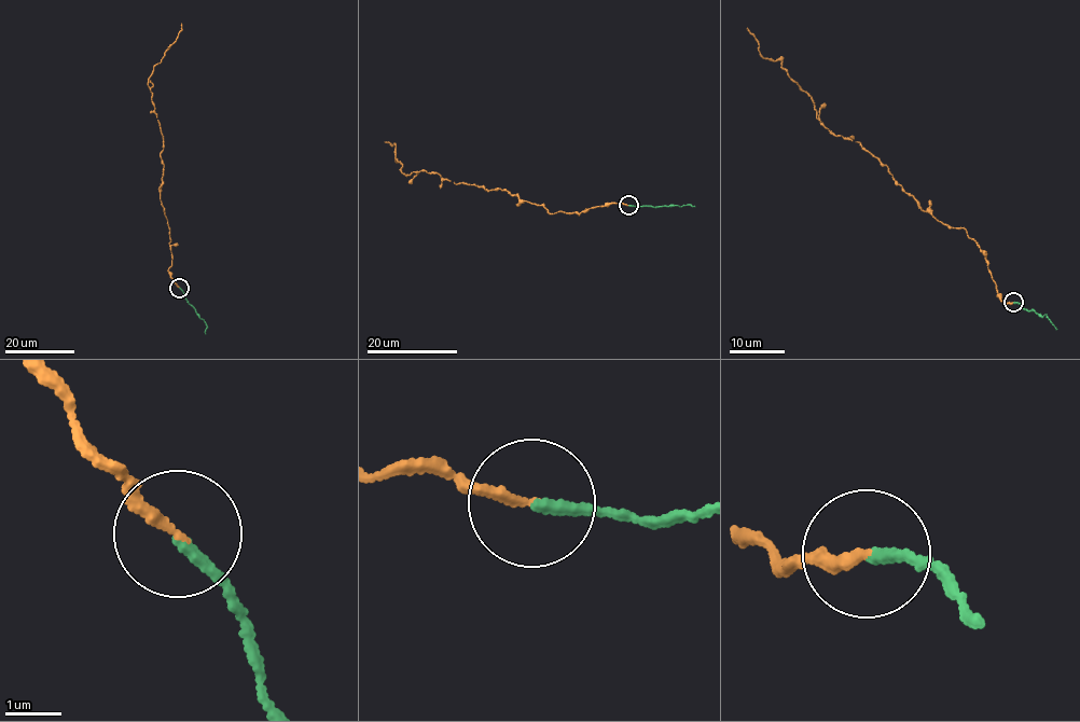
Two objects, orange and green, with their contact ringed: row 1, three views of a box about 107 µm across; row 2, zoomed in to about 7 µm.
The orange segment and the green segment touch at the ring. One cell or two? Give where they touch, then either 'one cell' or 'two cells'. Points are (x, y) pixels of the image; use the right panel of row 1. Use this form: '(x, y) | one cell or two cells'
(1013, 302) | one cell

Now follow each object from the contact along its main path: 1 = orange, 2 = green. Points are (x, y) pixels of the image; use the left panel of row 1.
1: (179, 287), (168, 269), (170, 240), (160, 193), (163, 136), (148, 81), (177, 39), (181, 23)
2: (179, 287), (204, 321), (205, 333)

